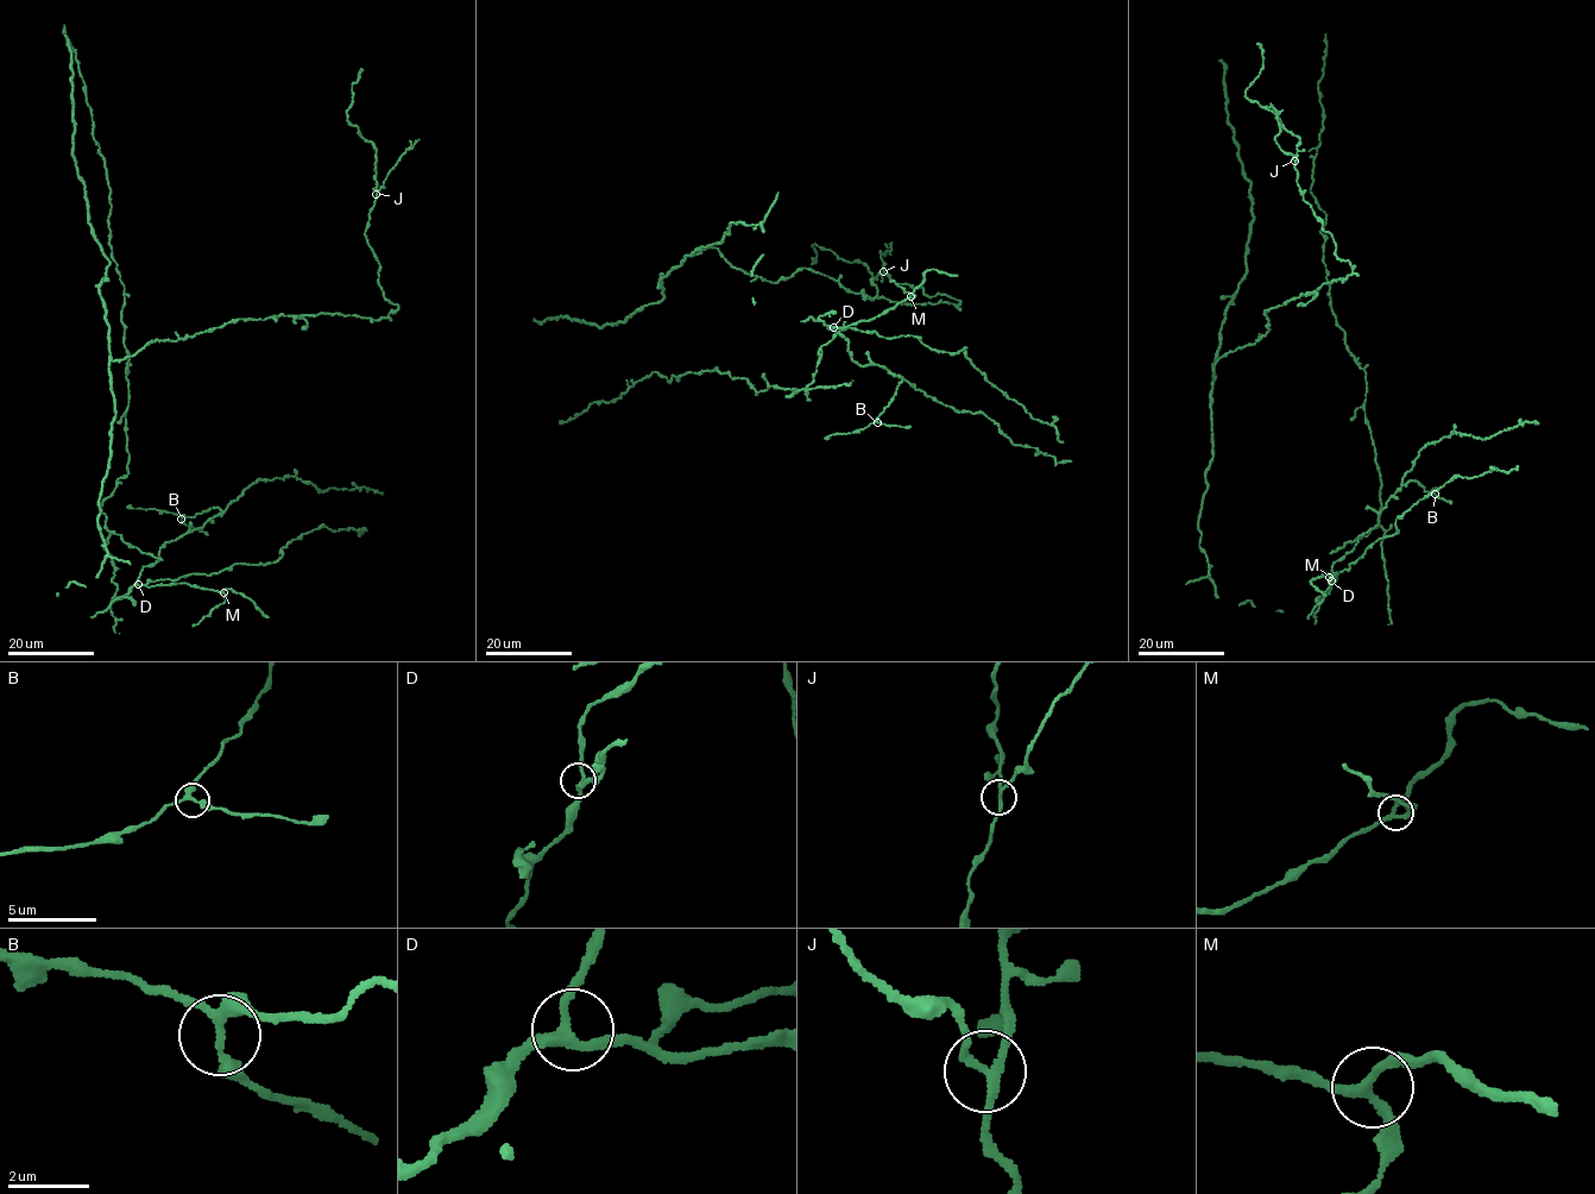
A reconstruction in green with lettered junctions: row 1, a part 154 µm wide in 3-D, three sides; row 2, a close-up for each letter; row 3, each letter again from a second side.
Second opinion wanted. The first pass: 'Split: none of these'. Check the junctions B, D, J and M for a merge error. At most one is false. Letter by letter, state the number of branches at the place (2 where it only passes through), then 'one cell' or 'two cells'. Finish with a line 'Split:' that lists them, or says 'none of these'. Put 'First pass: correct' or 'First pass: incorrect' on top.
First pass: incorrect
B: 3 branches meet; one cell
D: 3 branches meet; one cell
J: 3 branches meet; two cells
M: 3 branches meet; one cell
Split: J

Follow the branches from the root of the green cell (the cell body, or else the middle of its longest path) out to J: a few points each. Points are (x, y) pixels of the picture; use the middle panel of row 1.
J: (704, 246), (692, 252), (717, 247), (771, 283), (806, 268), (871, 300), (960, 302), (883, 271)

